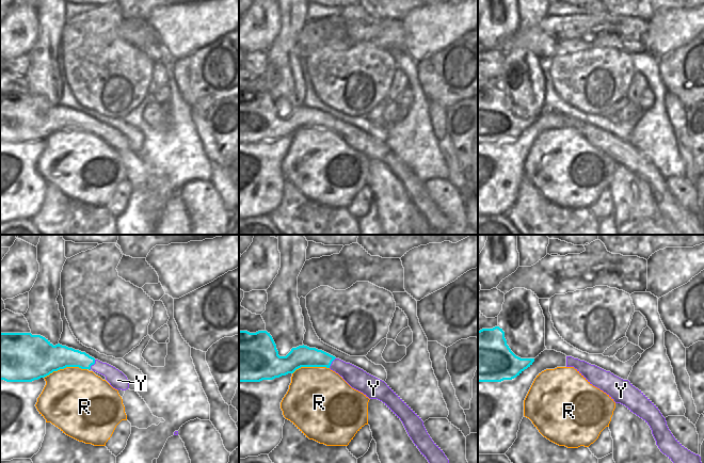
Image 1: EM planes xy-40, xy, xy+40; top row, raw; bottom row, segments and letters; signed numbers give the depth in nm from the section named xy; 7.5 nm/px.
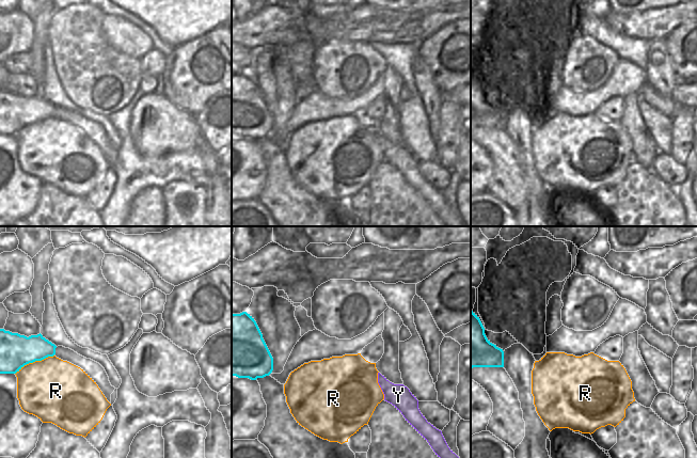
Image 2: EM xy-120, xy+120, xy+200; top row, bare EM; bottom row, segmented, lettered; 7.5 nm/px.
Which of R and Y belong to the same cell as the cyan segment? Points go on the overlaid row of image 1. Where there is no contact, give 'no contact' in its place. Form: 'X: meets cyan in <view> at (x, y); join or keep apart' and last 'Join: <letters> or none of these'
R: meets cyan in xy-40 at (65, 367); keep apart
Y: meets cyan in xy-40 at (93, 364); join
Join: Y

